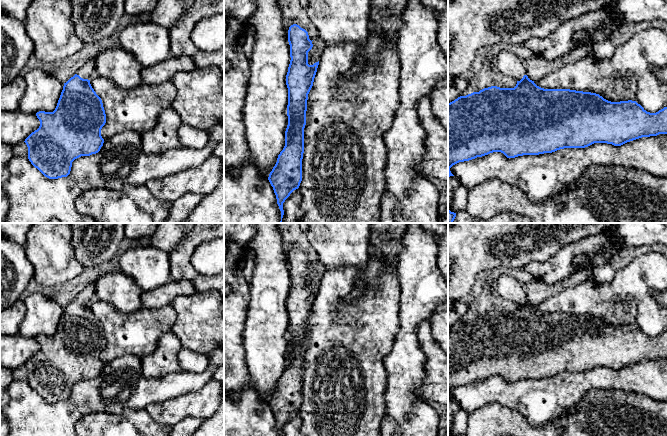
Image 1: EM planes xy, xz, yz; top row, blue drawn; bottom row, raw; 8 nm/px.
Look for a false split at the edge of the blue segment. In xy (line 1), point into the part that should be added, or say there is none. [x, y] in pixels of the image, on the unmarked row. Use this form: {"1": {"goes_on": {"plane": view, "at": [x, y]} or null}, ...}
{"1": {"goes_on": {"plane": "xy", "at": [87, 294]}}}

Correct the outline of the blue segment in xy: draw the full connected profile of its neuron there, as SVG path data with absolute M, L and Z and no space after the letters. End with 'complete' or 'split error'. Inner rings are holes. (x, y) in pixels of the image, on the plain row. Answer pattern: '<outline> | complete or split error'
M90 280L76 294L76 298L64 307L55 334L36 337L40 350L24 366L28 371L31 388L49 403L67 401L75 383L96 378L103 370L101 353L106 347L106 338L101 322L90 308L94 299L94 283Z | split error

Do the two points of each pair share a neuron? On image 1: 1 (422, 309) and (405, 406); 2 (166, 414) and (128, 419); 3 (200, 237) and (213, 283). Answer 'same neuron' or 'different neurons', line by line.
1: same neuron
2: different neurons
3: same neuron

